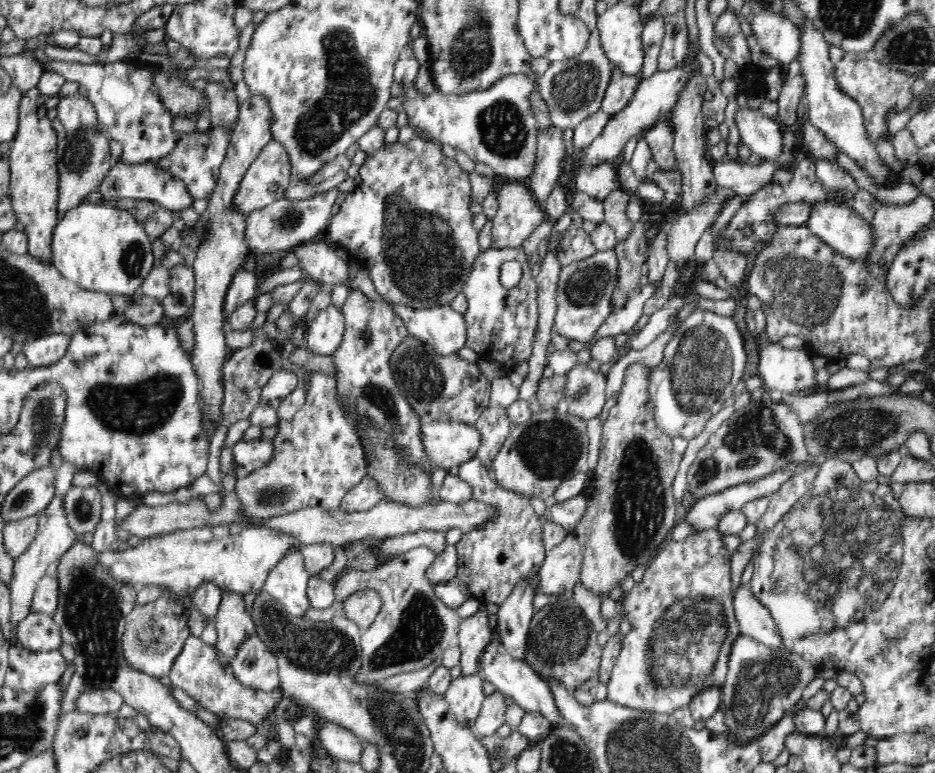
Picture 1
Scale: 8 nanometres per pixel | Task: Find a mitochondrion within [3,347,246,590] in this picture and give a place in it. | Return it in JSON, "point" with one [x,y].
{"point":[144,406]}

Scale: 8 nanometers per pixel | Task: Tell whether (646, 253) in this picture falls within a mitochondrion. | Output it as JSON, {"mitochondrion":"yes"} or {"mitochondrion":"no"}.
{"mitochondrion":"no"}

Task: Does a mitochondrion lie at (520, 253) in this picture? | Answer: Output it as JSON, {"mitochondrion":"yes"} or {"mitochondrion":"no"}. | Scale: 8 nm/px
{"mitochondrion":"no"}

